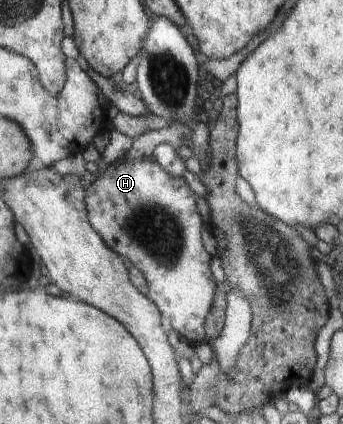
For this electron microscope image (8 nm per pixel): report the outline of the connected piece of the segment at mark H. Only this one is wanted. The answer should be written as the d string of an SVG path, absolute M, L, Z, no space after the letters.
M151 155L139 160L124 157L112 163L101 176L87 189L87 208L92 227L108 247L129 259L130 265L144 274L149 285L149 298L160 308L166 324L190 340L205 339L221 370L230 374L251 332L251 305L248 305L246 323L240 319L236 323L226 321L220 337L207 339L204 322L212 307L218 283L210 269L211 255L202 244L201 217L196 208L195 193L183 177L172 179L156 161L152 161Z

